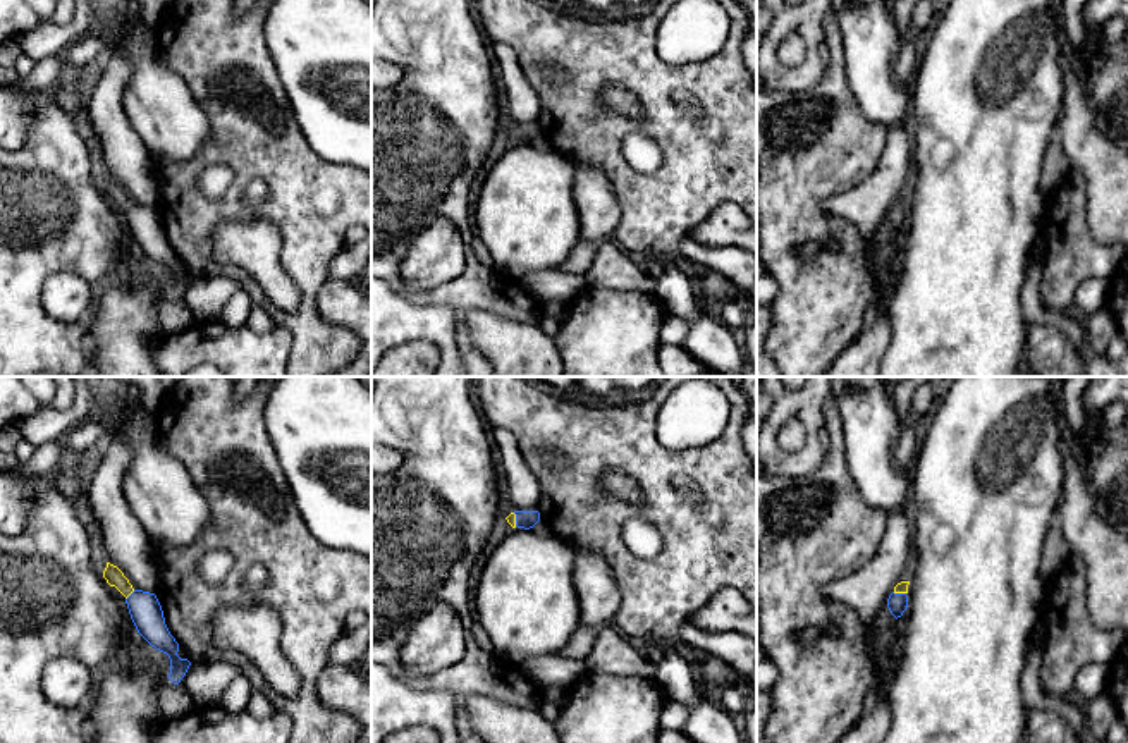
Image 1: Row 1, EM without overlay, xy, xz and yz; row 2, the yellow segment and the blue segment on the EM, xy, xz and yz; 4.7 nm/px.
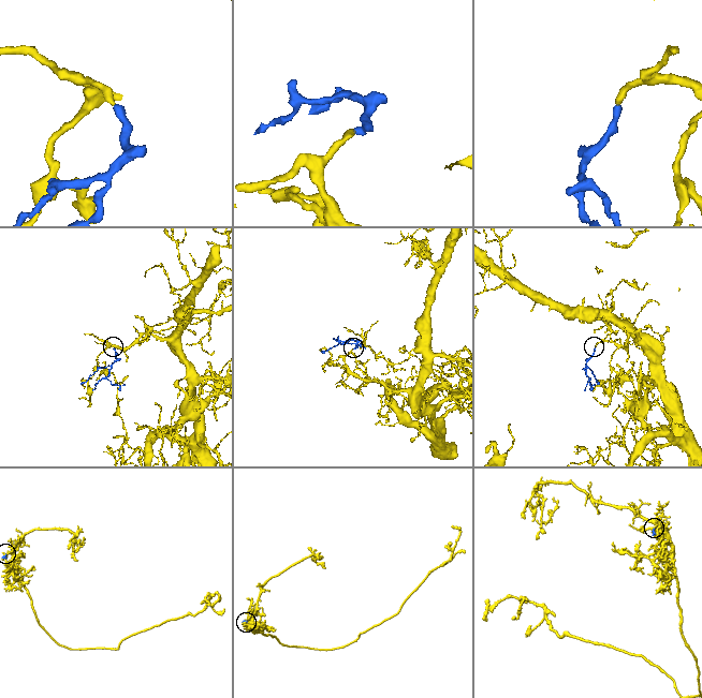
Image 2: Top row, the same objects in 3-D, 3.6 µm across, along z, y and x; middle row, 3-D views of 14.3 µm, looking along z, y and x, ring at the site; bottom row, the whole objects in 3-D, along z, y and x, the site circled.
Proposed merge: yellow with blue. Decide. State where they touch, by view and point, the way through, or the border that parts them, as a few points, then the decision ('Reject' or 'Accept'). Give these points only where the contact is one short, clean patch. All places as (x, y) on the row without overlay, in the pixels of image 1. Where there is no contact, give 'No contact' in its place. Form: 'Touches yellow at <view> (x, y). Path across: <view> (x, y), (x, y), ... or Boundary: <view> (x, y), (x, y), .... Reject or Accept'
Touches yellow at xy (129, 208). Path across: xy (114, 191), (129, 208), (145, 224). Accept

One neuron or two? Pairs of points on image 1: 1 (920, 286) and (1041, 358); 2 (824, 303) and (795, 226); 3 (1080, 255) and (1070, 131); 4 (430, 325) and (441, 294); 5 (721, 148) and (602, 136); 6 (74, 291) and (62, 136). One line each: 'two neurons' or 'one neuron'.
1: two neurons
2: one neuron
3: two neurons
4: two neurons
5: one neuron
6: two neurons

